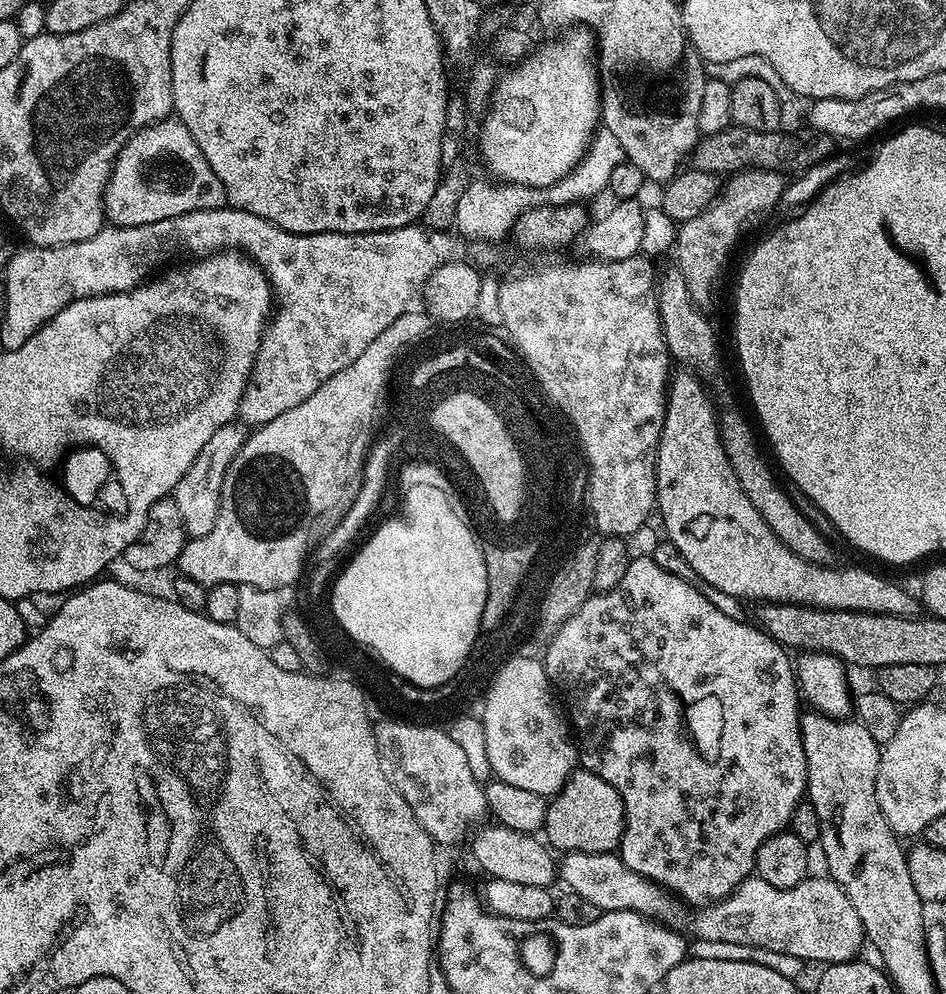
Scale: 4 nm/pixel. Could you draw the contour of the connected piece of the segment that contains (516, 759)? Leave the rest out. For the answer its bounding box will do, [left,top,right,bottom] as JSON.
[482,659,578,798]

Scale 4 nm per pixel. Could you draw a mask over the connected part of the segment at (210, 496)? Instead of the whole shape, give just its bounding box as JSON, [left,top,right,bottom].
[174,423,246,537]

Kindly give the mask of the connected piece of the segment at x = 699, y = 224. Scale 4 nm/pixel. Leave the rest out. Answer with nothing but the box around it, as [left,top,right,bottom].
[674,168,786,310]

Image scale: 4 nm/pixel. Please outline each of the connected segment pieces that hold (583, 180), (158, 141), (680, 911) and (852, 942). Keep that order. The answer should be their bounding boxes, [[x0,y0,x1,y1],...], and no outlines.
[[454,127,625,242],[104,118,225,227],[558,852,685,926],[692,874,866,966]]

